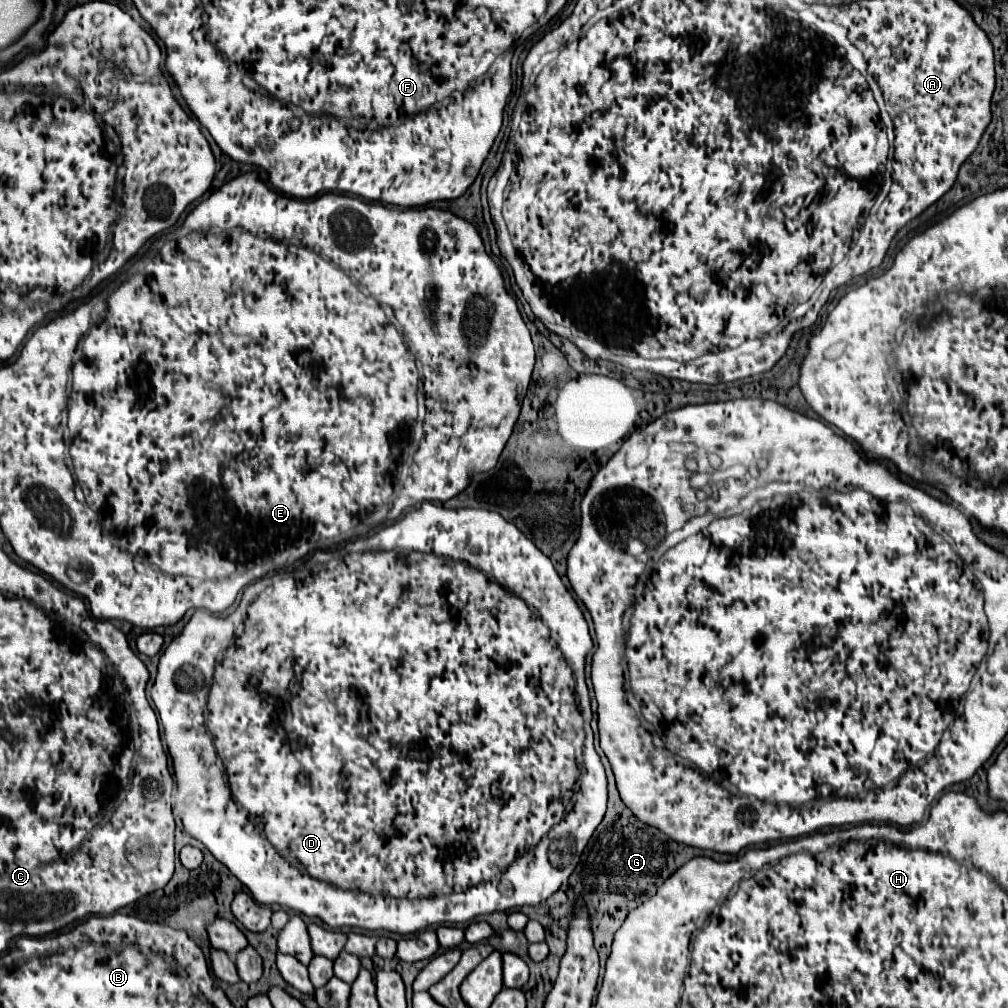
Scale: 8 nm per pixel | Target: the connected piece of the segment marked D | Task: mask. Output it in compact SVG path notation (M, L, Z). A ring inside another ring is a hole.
M423 503L421 509L407 513L395 525L351 541L349 549L345 551L345 545L339 545L331 551L315 551L307 559L263 577L261 595L257 595L257 581L251 583L243 593L249 599L241 599L235 609L237 627L233 615L223 617L197 609L183 631L163 651L151 699L159 711L165 745L173 759L177 783L175 809L183 821L183 829L201 841L251 891L257 903L289 907L307 917L317 917L333 929L357 927L411 935L427 925L455 925L479 915L543 903L569 879L607 807L607 779L593 743L591 699L585 678L585 655L593 643L581 609L559 579L549 557L495 511L443 509L437 504ZM357 547L373 547L373 551L357 551ZM209 695L221 695L217 729L213 731L209 729L209 715L205 715Z

